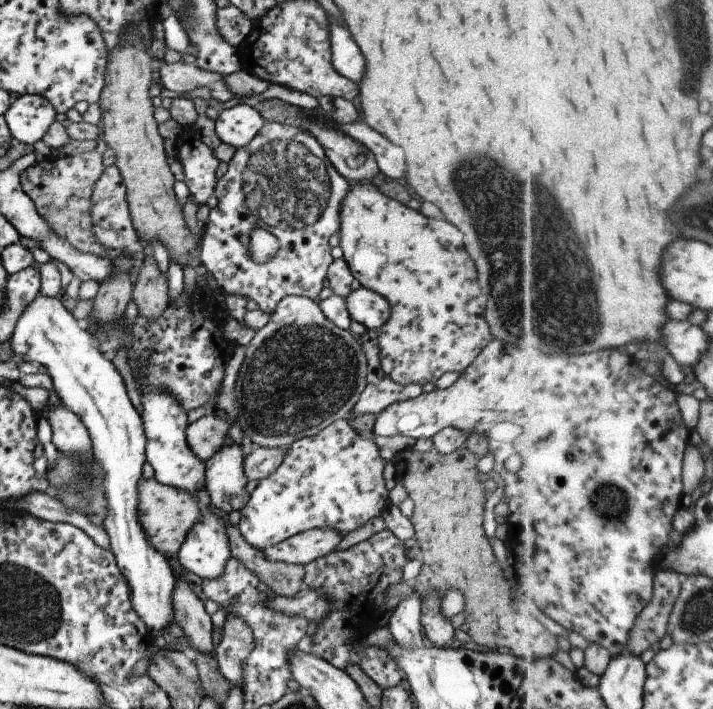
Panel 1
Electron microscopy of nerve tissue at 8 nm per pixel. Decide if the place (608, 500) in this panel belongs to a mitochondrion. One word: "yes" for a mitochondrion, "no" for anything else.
yes

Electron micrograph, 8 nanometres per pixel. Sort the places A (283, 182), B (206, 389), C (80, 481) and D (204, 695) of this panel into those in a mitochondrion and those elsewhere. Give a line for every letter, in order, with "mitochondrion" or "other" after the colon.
A: mitochondrion
B: other
C: mitochondrion
D: other

